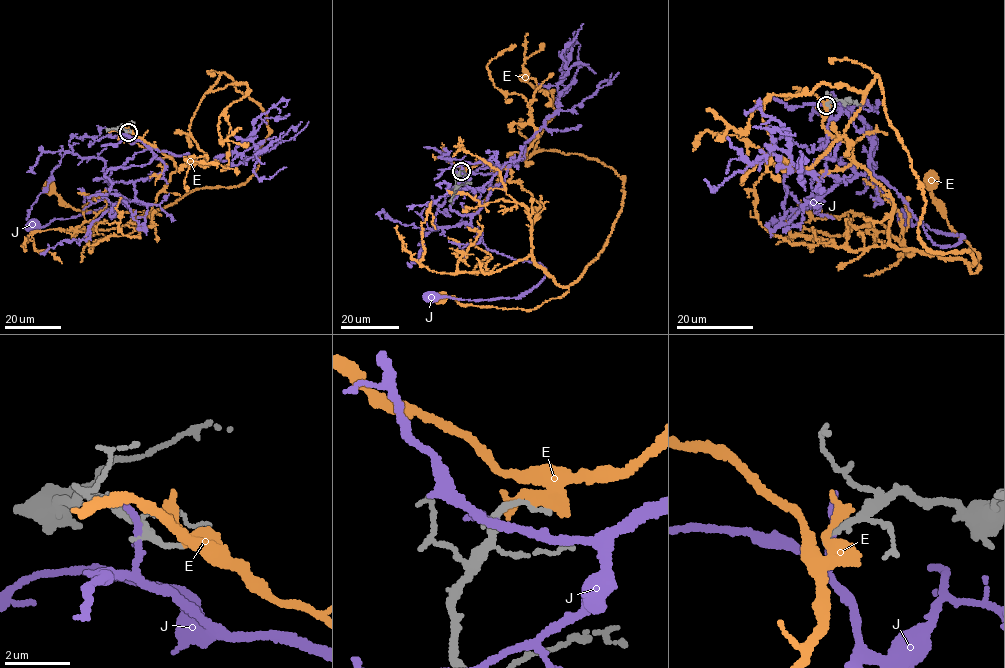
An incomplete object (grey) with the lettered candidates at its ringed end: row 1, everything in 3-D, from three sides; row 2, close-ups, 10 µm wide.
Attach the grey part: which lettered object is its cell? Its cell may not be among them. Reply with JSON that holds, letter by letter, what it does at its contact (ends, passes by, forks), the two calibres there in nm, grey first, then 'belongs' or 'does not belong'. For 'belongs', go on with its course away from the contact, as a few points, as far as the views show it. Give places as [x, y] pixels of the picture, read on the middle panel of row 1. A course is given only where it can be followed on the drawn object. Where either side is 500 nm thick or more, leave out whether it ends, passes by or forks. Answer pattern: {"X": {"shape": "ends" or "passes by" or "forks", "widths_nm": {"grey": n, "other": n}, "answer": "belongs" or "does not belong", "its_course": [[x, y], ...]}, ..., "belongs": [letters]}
{"E": {"shape": "passes by", "widths_nm": {"grey": 140, "other": 380}, "answer": "does not belong"}, "J": {"shape": "ends", "widths_nm": {"grey": 180, "other": 260}, "answer": "does not belong"}, "belongs": []}

